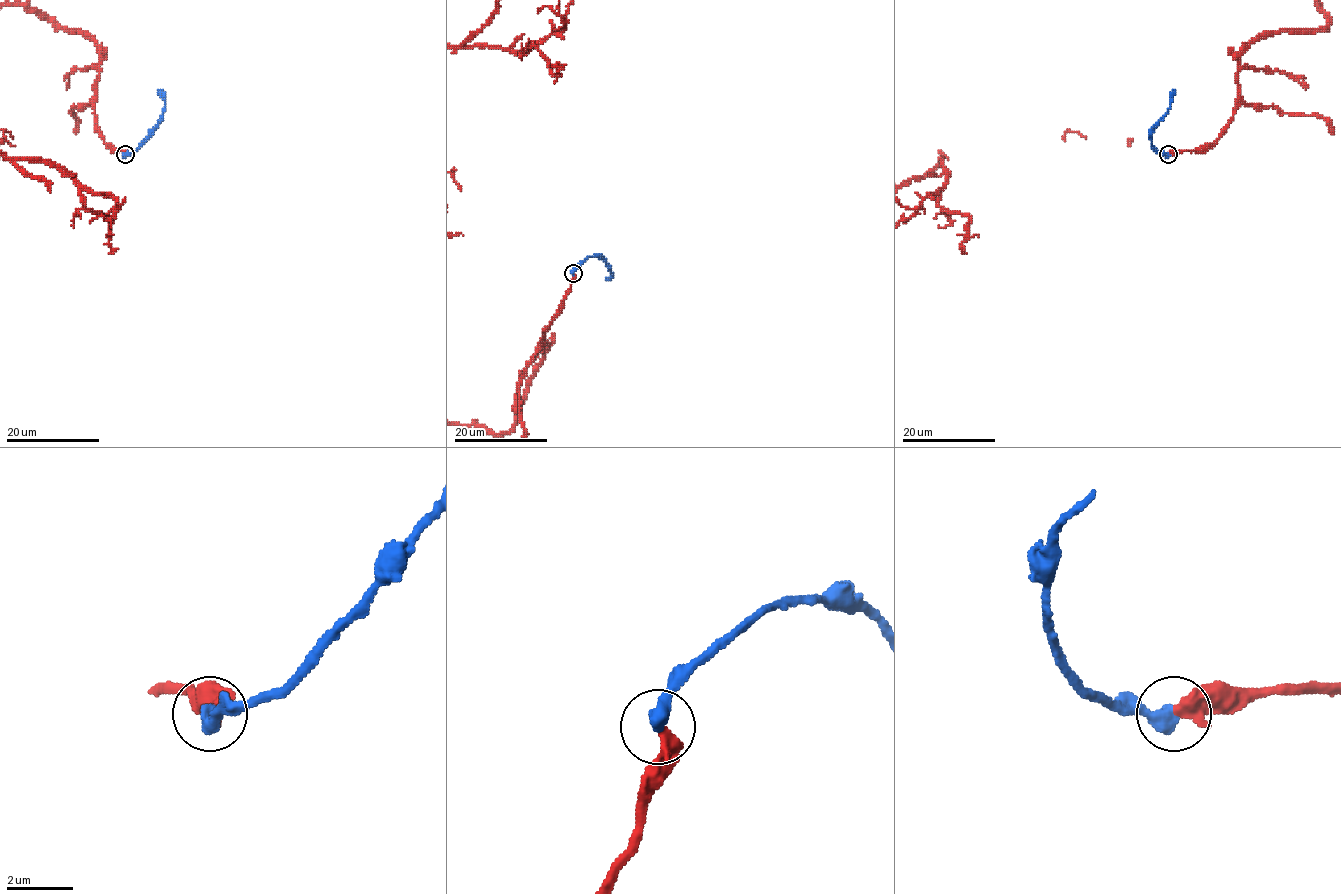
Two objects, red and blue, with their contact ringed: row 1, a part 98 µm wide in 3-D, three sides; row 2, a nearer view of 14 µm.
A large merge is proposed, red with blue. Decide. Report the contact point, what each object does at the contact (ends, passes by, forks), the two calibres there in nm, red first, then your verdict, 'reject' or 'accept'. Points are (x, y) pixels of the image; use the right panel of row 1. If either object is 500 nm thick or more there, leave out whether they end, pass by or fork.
place (1168, 154); red ends; blue ends; calibres 420 and 420 nm; accept

